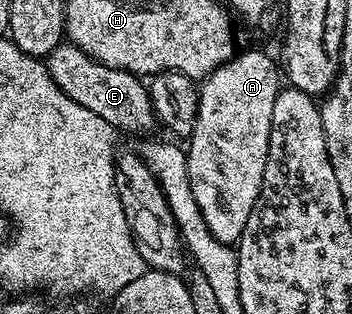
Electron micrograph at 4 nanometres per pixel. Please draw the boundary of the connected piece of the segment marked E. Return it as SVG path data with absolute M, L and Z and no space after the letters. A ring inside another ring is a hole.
M70 41L55 47L46 58L47 71L54 83L67 97L85 109L92 110L115 130L129 133L147 133L157 125L150 90L130 71L113 69L89 57L84 50Z

